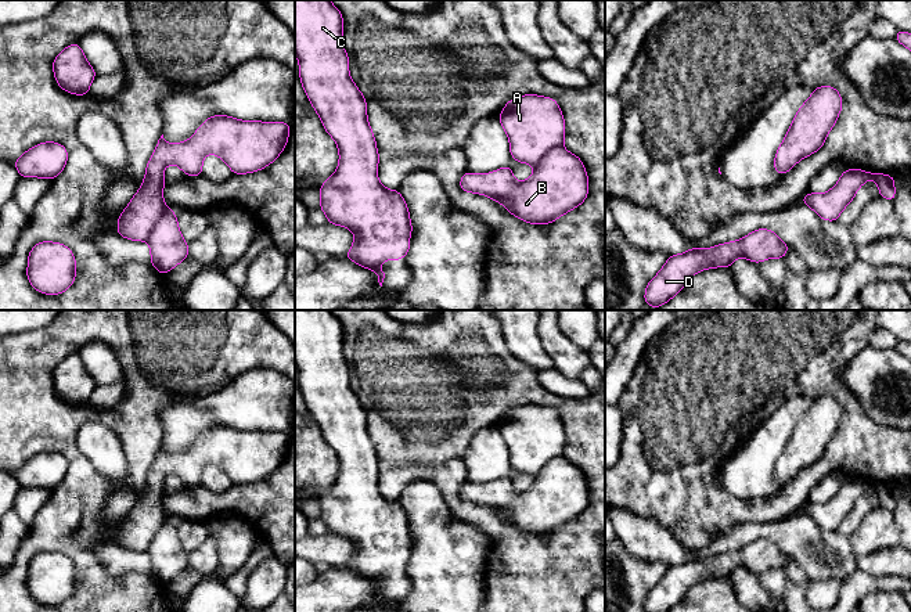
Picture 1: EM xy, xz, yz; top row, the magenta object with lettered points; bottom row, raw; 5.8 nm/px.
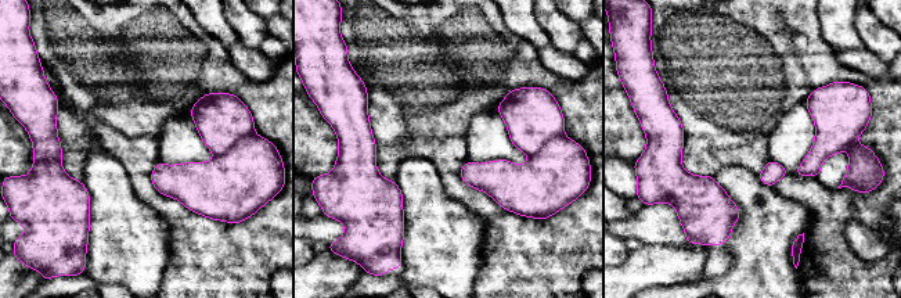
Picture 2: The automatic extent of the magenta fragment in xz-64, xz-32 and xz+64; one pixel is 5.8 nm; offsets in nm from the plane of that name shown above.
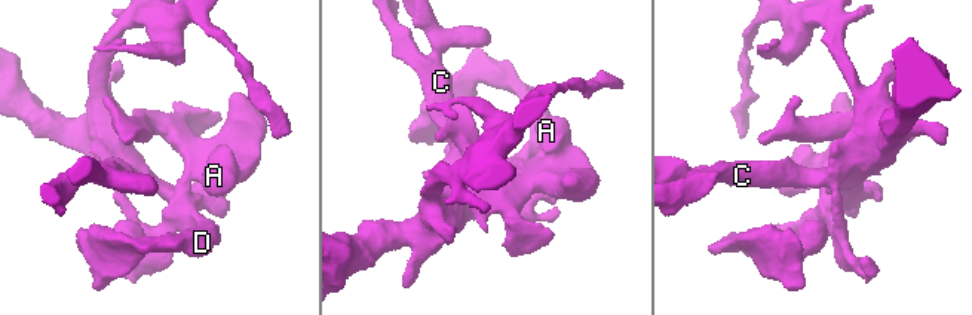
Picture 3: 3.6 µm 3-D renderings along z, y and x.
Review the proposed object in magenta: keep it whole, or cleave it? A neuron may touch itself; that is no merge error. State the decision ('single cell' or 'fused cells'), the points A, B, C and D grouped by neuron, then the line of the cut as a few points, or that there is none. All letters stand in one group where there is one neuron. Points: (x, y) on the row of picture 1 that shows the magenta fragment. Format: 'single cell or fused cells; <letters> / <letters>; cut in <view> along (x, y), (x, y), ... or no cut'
single cell; A B C D; no cut

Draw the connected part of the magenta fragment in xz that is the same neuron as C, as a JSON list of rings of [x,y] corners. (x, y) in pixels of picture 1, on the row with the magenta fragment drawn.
[[[295,0],[295,55],[300,83],[339,151],[335,173],[320,186],[320,209],[328,217],[328,224],[343,226],[354,233],[353,245],[343,258],[375,271],[382,287],[385,273],[379,263],[407,256],[413,226],[399,190],[386,190],[378,180],[379,154],[367,119],[367,98],[349,75],[343,32],[343,17],[330,0]]]

